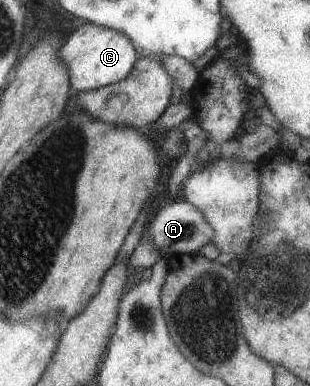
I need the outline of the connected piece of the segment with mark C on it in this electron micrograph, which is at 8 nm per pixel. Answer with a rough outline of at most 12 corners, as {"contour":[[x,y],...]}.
{"contour":[[87,21],[64,42],[71,97],[123,80],[125,33]]}

